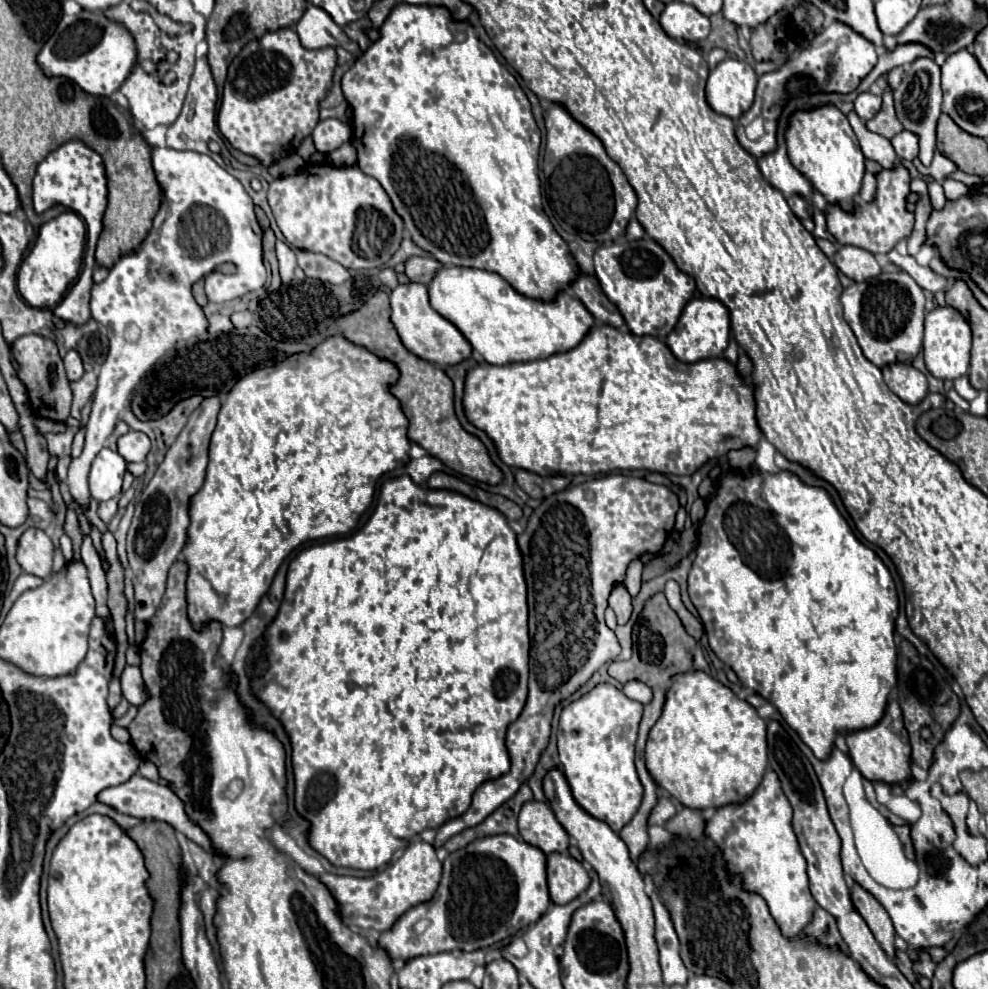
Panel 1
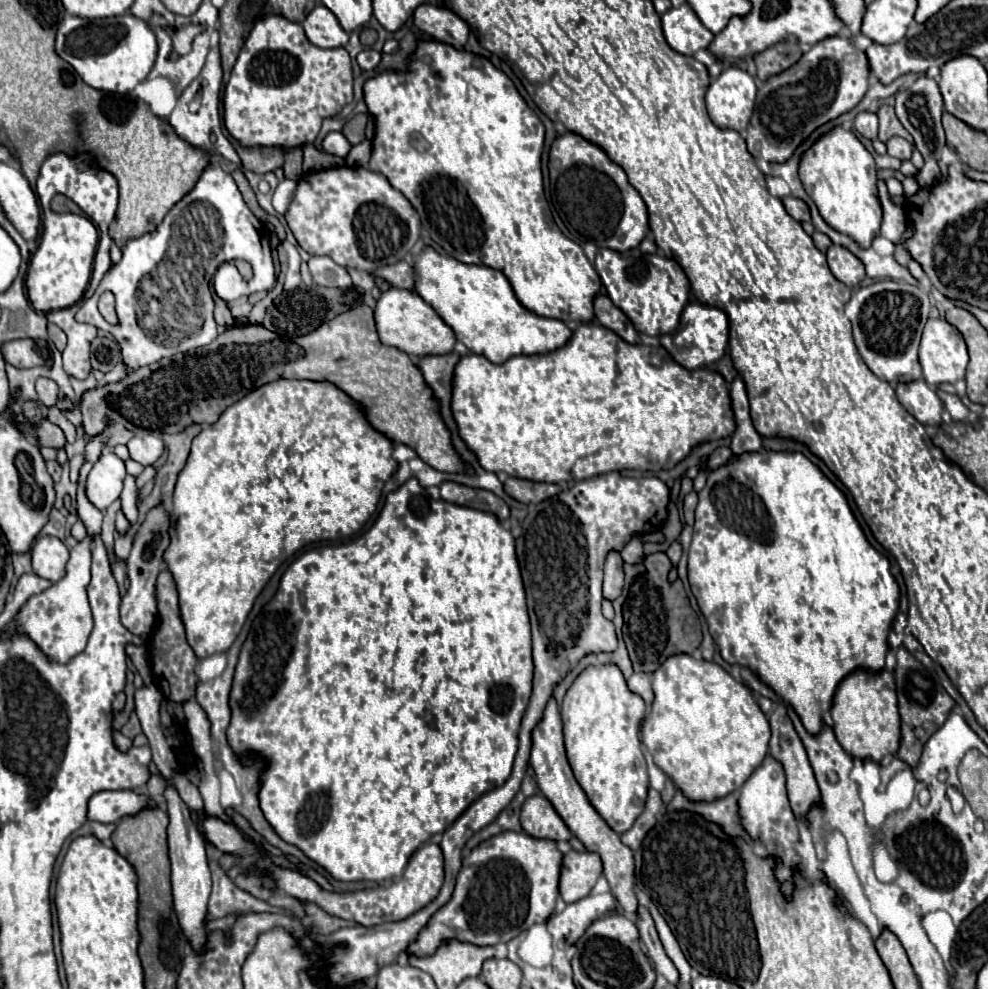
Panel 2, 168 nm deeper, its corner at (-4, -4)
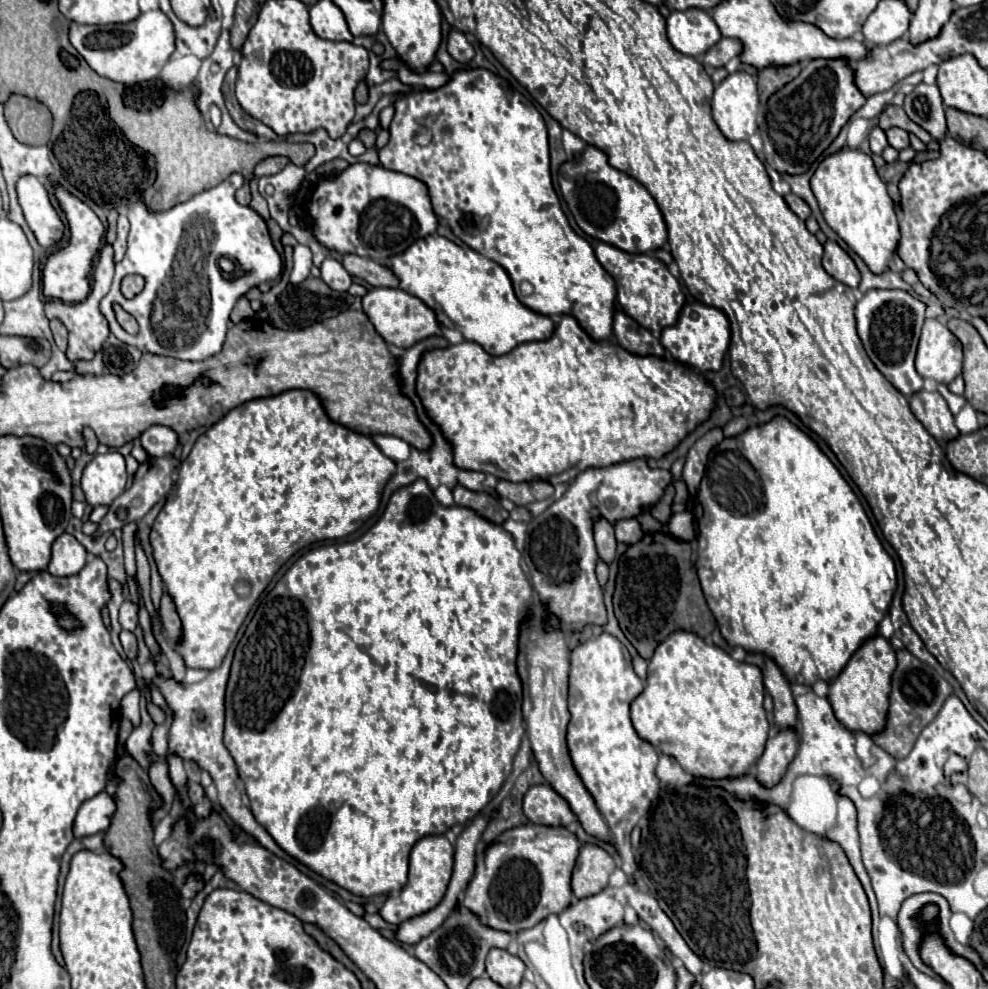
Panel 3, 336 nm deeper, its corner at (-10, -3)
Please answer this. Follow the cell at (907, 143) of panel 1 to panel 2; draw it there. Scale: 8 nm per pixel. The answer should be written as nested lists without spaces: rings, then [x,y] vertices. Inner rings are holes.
[[[891,137],[891,139],[887,141],[887,153],[889,153],[891,157],[897,157],[897,159],[905,161],[905,159],[911,159],[913,145],[911,145],[907,139],[903,139],[903,137]]]

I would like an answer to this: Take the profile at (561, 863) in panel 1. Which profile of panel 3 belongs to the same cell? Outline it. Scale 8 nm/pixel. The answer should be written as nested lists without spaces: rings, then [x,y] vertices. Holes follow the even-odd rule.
[[[585,844],[579,852],[571,880],[575,896],[583,898],[601,892],[607,886],[613,870],[615,860],[607,850],[597,844]]]

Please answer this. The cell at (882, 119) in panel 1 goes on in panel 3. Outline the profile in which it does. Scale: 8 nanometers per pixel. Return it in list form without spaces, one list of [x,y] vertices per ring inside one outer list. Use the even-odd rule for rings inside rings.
[[[887,106],[887,108],[883,110],[883,114],[879,116],[879,126],[881,126],[883,130],[887,130],[887,128],[891,128],[891,126],[903,128],[903,130],[907,130],[907,132],[917,134],[925,144],[931,140],[931,134],[929,134],[927,130],[923,130],[919,124],[915,124],[915,122],[905,114],[905,110],[899,108],[899,106]]]

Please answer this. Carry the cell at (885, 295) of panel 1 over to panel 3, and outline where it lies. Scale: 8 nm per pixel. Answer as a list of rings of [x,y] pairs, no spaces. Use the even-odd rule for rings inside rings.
[[[871,290],[867,292],[855,308],[859,338],[877,366],[877,370],[903,394],[911,396],[923,388],[923,378],[915,370],[915,348],[919,342],[919,332],[925,320],[925,304],[903,290]]]

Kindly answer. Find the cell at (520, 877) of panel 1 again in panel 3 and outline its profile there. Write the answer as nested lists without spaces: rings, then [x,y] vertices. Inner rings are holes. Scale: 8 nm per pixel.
[[[529,822],[511,828],[503,832],[477,862],[463,906],[475,912],[483,924],[511,934],[535,926],[549,914],[561,914],[573,898],[571,872],[579,848],[581,842],[577,836],[563,826]]]

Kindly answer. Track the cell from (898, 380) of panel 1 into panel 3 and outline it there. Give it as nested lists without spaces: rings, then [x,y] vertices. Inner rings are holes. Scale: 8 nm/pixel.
[[[921,390],[909,398],[909,404],[915,418],[927,428],[927,432],[935,440],[951,442],[959,436],[951,412],[947,412],[947,402],[943,400],[943,396],[939,396],[939,392]]]

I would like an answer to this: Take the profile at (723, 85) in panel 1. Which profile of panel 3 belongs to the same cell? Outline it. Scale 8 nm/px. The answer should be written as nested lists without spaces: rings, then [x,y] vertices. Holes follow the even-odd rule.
[[[735,72],[729,74],[719,86],[715,86],[715,94],[711,100],[711,112],[713,120],[723,132],[723,136],[731,142],[749,140],[749,136],[757,130],[757,112],[759,112],[759,94],[757,94],[757,82],[747,72]]]

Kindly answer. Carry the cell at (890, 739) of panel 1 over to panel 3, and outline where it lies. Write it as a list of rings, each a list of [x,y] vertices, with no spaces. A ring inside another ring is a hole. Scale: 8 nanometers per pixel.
[[[881,634],[867,638],[861,644],[861,648],[851,656],[851,660],[845,664],[845,668],[839,672],[839,676],[829,682],[829,702],[833,706],[837,720],[853,732],[855,730],[863,730],[867,734],[879,732],[879,728],[883,728],[883,712],[887,712],[887,692],[891,690],[893,670],[895,670],[895,650],[891,648],[889,640],[885,640]]]

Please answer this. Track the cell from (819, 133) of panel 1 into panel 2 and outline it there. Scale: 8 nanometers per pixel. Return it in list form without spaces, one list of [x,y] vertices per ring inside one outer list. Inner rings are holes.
[[[833,127],[829,133],[823,133],[803,155],[799,163],[799,177],[805,185],[805,191],[815,201],[821,217],[837,231],[853,237],[861,247],[869,247],[873,235],[881,225],[881,203],[877,197],[877,177],[875,177],[875,161],[873,155],[863,147],[853,131],[843,127]]]

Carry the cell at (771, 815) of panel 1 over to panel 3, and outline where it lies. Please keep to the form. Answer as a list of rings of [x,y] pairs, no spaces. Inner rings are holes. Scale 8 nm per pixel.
[[[783,728],[777,732],[777,736],[769,738],[765,744],[765,752],[757,760],[757,780],[765,786],[777,784],[787,764],[791,762],[791,756],[795,756],[799,748],[799,732],[795,728]]]

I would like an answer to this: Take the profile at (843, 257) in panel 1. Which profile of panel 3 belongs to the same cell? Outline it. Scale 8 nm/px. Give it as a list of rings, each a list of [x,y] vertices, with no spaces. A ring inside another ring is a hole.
[[[827,240],[823,244],[823,268],[829,276],[833,276],[835,280],[847,284],[849,288],[857,288],[859,286],[859,270],[855,268],[853,260],[849,258],[849,254],[833,240]]]

